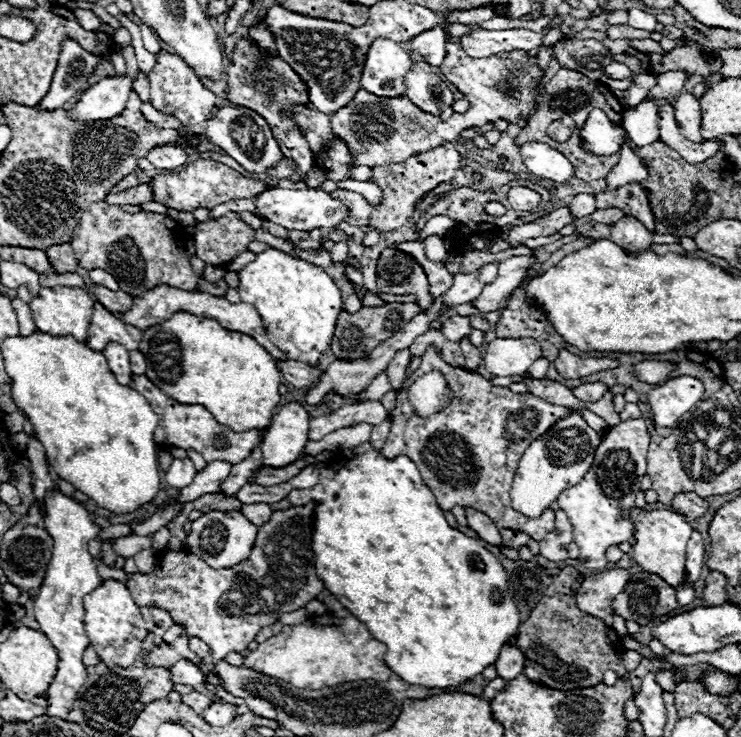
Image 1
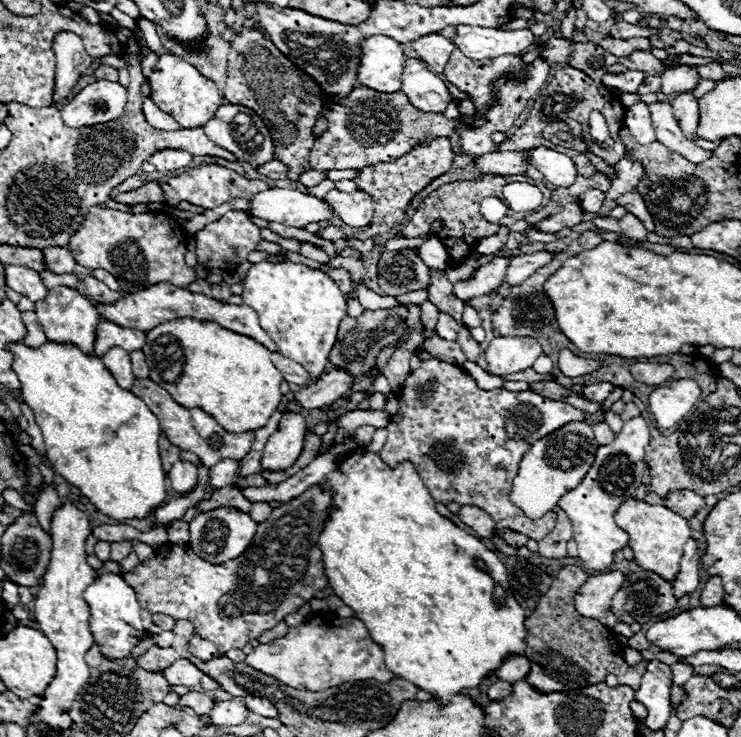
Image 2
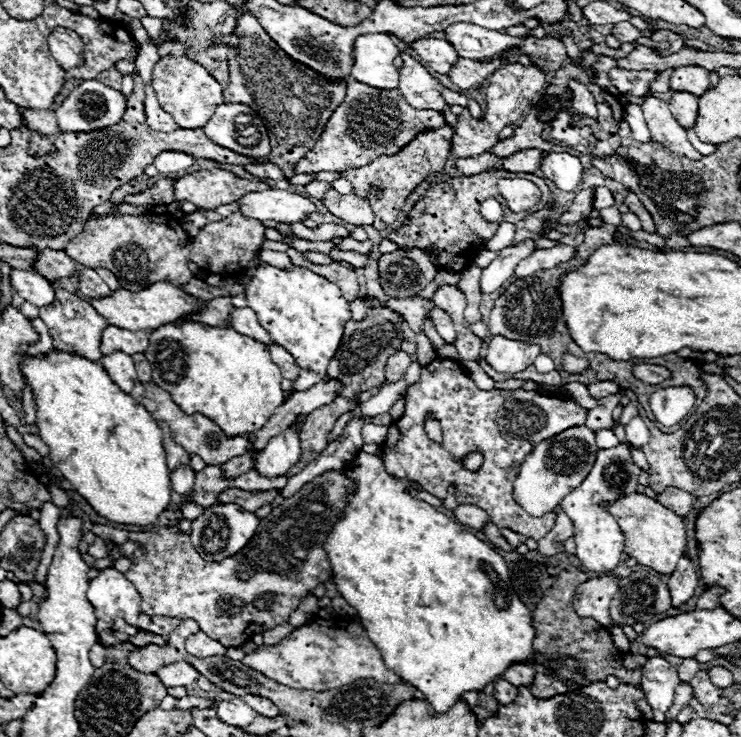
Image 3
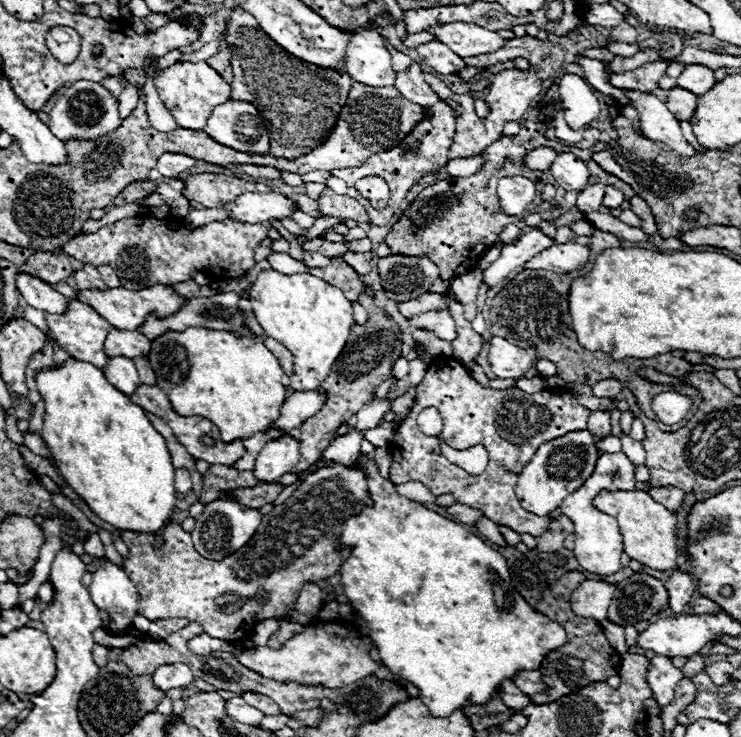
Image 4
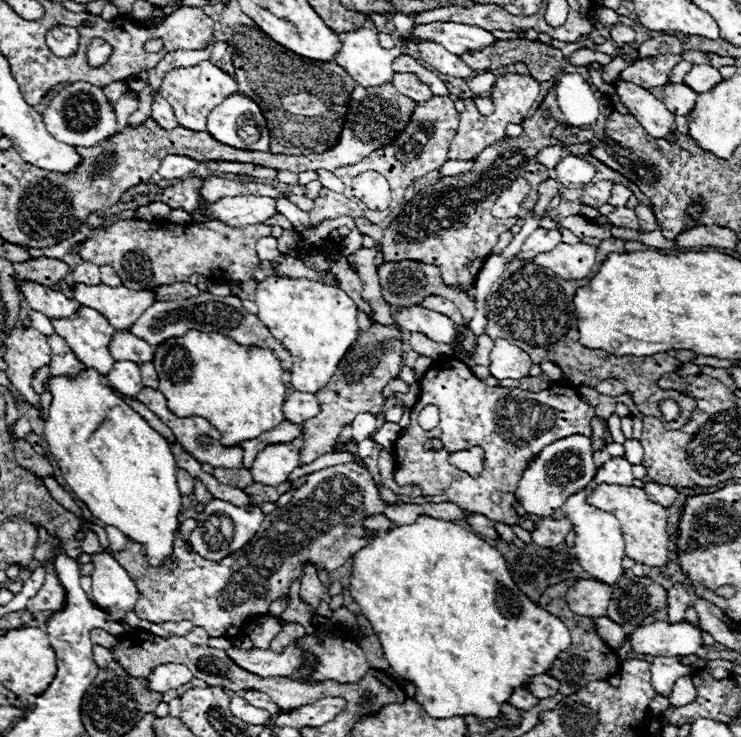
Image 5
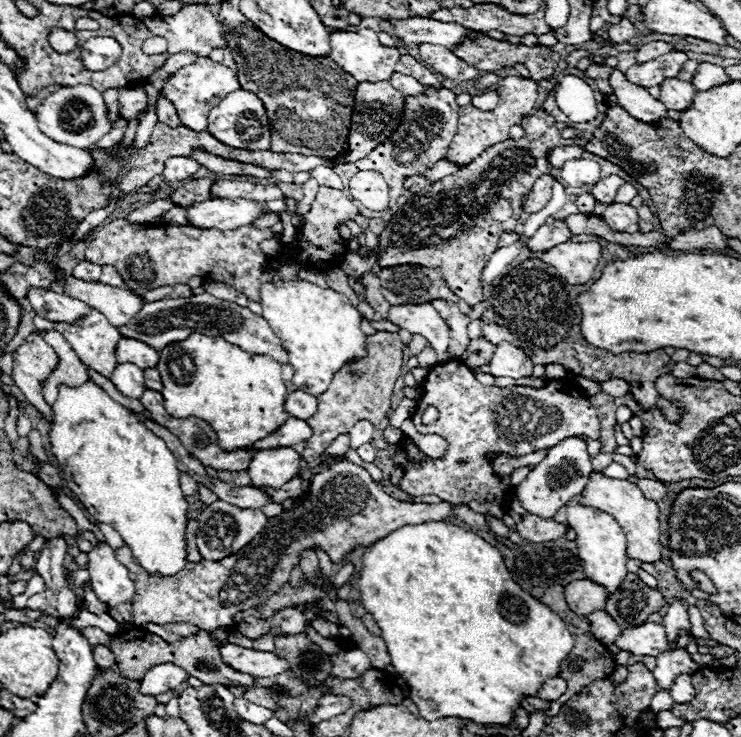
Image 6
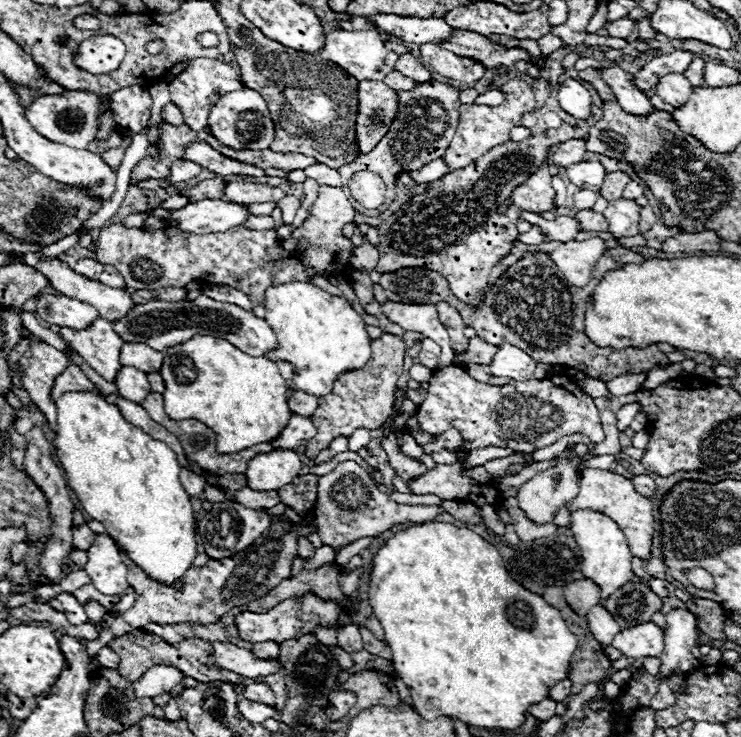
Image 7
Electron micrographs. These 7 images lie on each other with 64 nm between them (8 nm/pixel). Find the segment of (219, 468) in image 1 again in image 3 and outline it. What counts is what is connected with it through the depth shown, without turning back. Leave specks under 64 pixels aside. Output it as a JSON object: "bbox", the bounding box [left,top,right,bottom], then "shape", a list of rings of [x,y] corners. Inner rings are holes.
{"bbox":[220,448,252,478],"shape":[[[250,448],[250,452],[246,452],[244,456],[240,456],[240,458],[232,458],[232,460],[228,460],[224,466],[220,464],[220,468],[222,468],[224,476],[226,476],[226,478],[236,478],[236,476],[240,476],[240,474],[248,472],[248,470],[250,470],[250,466],[252,466],[250,454],[252,454],[252,448]]]}

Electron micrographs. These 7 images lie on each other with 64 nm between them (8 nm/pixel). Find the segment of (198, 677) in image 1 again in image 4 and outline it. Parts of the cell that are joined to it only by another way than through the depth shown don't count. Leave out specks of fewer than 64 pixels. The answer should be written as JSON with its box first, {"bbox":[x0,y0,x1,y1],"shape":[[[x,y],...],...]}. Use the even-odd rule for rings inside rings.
{"bbox":[152,662,194,690],"shape":[[[176,662],[176,664],[164,664],[160,668],[156,668],[156,672],[152,674],[156,688],[160,690],[170,690],[170,688],[186,688],[192,684],[194,680],[194,672],[190,670],[188,664]]]}

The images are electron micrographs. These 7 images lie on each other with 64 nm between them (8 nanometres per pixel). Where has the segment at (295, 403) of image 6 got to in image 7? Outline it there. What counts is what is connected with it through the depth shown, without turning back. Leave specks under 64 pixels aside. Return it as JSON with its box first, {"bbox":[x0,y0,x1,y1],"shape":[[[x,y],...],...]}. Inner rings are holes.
{"bbox":[288,392,318,416],"shape":[[[292,392],[288,398],[288,408],[292,408],[292,414],[300,414],[300,416],[312,416],[314,410],[318,408],[318,398],[306,392]]]}

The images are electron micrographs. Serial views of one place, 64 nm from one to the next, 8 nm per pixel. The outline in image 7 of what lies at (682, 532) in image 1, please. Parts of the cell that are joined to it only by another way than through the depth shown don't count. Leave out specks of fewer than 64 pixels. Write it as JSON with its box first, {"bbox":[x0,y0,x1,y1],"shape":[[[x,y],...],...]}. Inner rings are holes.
{"bbox":[566,468,656,560],"shape":[[[586,468],[580,478],[580,494],[572,502],[568,502],[566,508],[570,512],[590,508],[590,510],[606,514],[622,528],[622,532],[628,538],[628,548],[636,558],[642,558],[642,560],[652,558],[652,536],[654,536],[654,516],[656,516],[654,504],[648,498],[640,496],[628,478],[608,472],[608,470]]]}

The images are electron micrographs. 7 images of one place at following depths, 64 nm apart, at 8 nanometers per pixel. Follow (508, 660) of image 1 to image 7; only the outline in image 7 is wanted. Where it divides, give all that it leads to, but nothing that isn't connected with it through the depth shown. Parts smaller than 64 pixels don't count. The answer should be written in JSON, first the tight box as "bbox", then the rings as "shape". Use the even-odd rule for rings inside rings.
{"bbox":[550,680,570,702],"shape":[[[562,680],[560,684],[556,684],[556,686],[552,686],[552,692],[550,692],[550,698],[552,700],[556,700],[556,702],[560,702],[560,700],[564,700],[568,694],[570,694],[570,680]]]}

